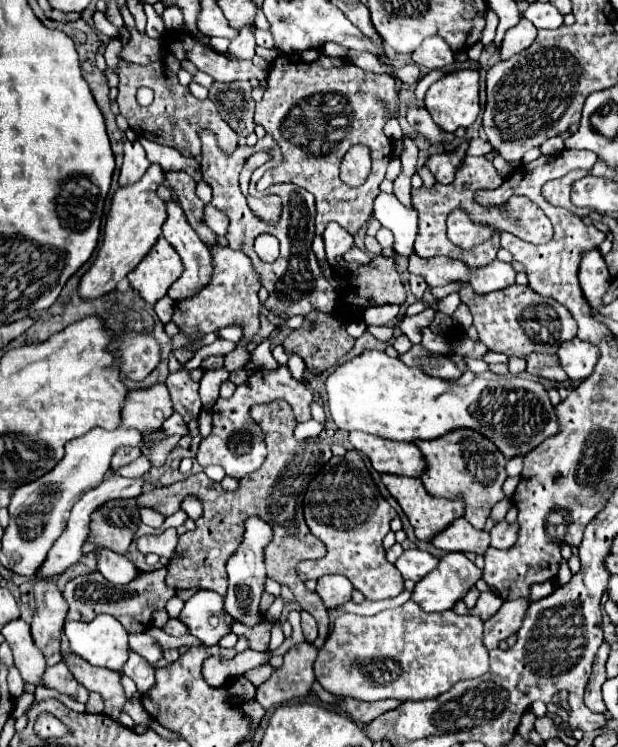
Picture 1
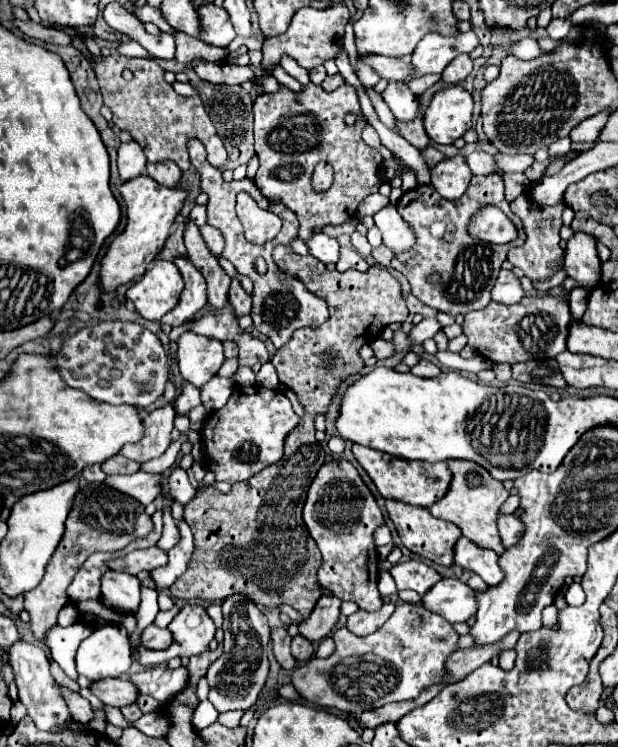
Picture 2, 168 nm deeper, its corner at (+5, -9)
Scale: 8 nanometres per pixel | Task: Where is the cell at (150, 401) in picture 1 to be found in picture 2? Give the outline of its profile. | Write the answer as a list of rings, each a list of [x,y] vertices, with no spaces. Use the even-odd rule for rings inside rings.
[[[165,405],[161,409],[151,411],[143,419],[145,437],[137,445],[125,445],[125,449],[121,449],[121,455],[125,455],[127,459],[133,459],[137,463],[145,463],[149,459],[161,457],[171,443],[173,421],[175,421],[173,405]]]

